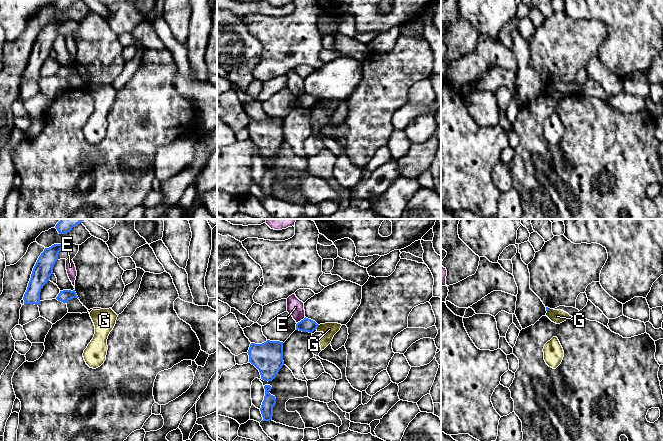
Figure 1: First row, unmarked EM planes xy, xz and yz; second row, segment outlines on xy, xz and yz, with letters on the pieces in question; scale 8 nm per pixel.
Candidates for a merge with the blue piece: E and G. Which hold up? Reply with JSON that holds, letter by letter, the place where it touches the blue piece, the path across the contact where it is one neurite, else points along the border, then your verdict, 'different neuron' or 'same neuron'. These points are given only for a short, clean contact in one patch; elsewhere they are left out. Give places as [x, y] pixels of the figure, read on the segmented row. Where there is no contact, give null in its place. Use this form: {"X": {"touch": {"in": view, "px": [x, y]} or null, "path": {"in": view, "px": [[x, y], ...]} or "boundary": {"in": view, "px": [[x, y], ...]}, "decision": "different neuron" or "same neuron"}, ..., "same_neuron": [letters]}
{"E": {"touch": {"in": "xz", "px": [301, 320]}, "decision": "different neuron"}, "G": {"touch": {"in": "xz", "px": [317, 326]}, "boundary": {"in": "xz", "px": [[318, 325], [315, 329]]}, "decision": "different neuron"}, "same_neuron": []}

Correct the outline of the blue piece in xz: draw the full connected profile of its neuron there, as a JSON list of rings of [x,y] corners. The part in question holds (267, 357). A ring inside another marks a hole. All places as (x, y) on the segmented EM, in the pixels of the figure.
[[[267,340],[262,344],[251,343],[249,350],[249,362],[260,372],[261,379],[272,381],[284,365],[283,342]]]

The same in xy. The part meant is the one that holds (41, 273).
[[[54,244],[45,248],[39,256],[24,294],[24,304],[40,304],[40,292],[43,286],[50,280],[53,274],[53,267],[58,260],[58,254],[65,247],[62,244]]]

